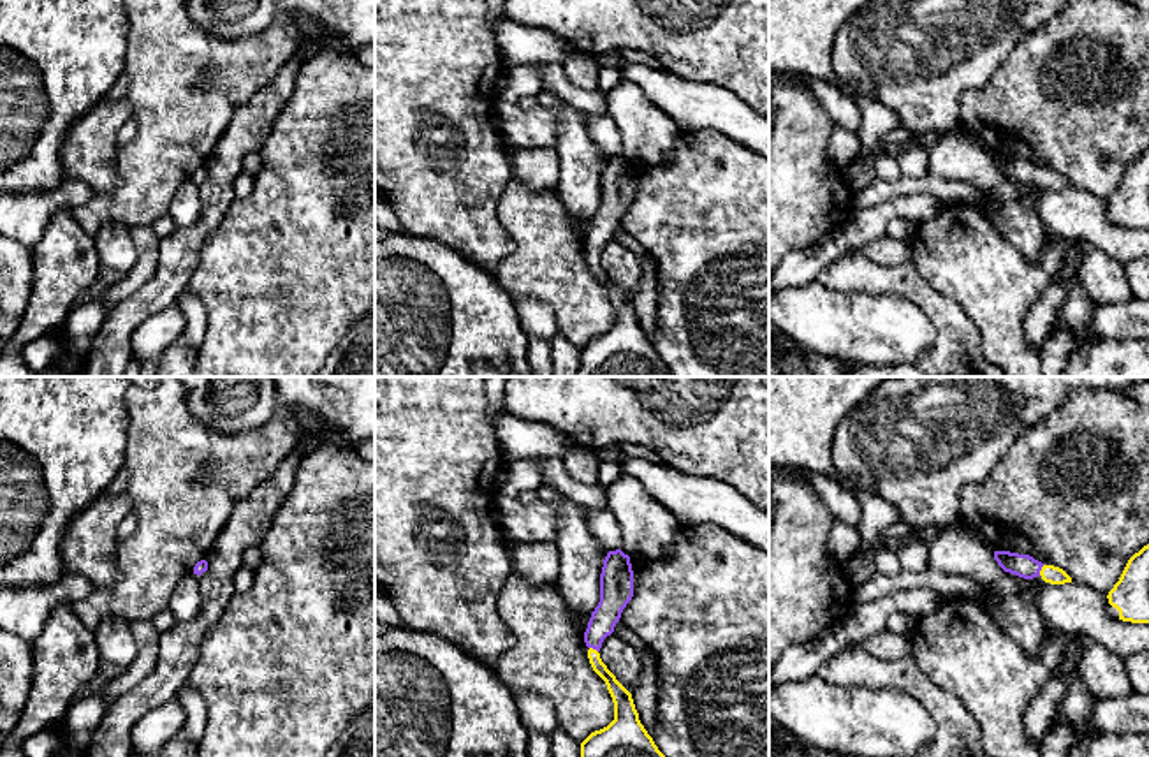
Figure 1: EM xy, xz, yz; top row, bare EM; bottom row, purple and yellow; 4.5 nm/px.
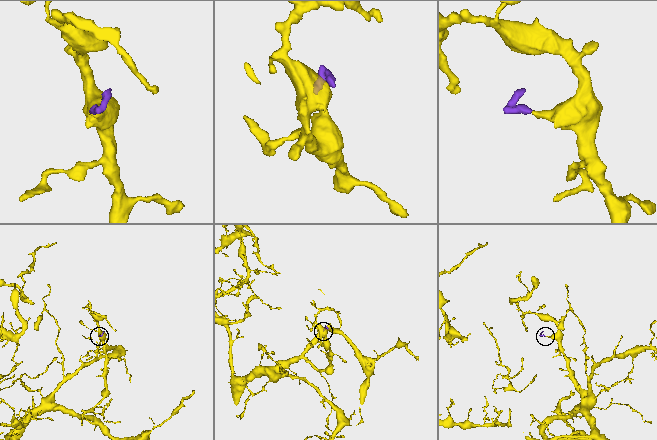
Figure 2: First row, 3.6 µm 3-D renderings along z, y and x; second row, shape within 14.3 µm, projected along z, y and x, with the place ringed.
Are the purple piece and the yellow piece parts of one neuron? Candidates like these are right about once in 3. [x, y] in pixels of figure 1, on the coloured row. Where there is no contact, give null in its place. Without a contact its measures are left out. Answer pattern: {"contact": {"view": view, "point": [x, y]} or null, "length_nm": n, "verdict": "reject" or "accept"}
{"contact": {"view": "yz", "point": [1040, 569]}, "length_nm": 50, "verdict": "accept"}

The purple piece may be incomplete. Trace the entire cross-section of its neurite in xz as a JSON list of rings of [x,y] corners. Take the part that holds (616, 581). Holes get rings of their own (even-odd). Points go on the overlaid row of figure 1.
[[[621,549],[609,551],[600,574],[600,602],[591,613],[584,643],[589,648],[588,658],[593,671],[605,681],[612,697],[614,720],[581,743],[581,757],[665,757],[640,724],[632,694],[607,669],[598,653],[632,597],[630,556]]]

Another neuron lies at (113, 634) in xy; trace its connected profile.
[[[107,616],[93,630],[100,660],[127,669],[137,658],[137,644],[132,637],[130,621]]]

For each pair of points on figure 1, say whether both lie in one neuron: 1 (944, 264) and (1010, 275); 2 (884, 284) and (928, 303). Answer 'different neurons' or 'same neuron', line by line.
1: same neuron
2: same neuron

